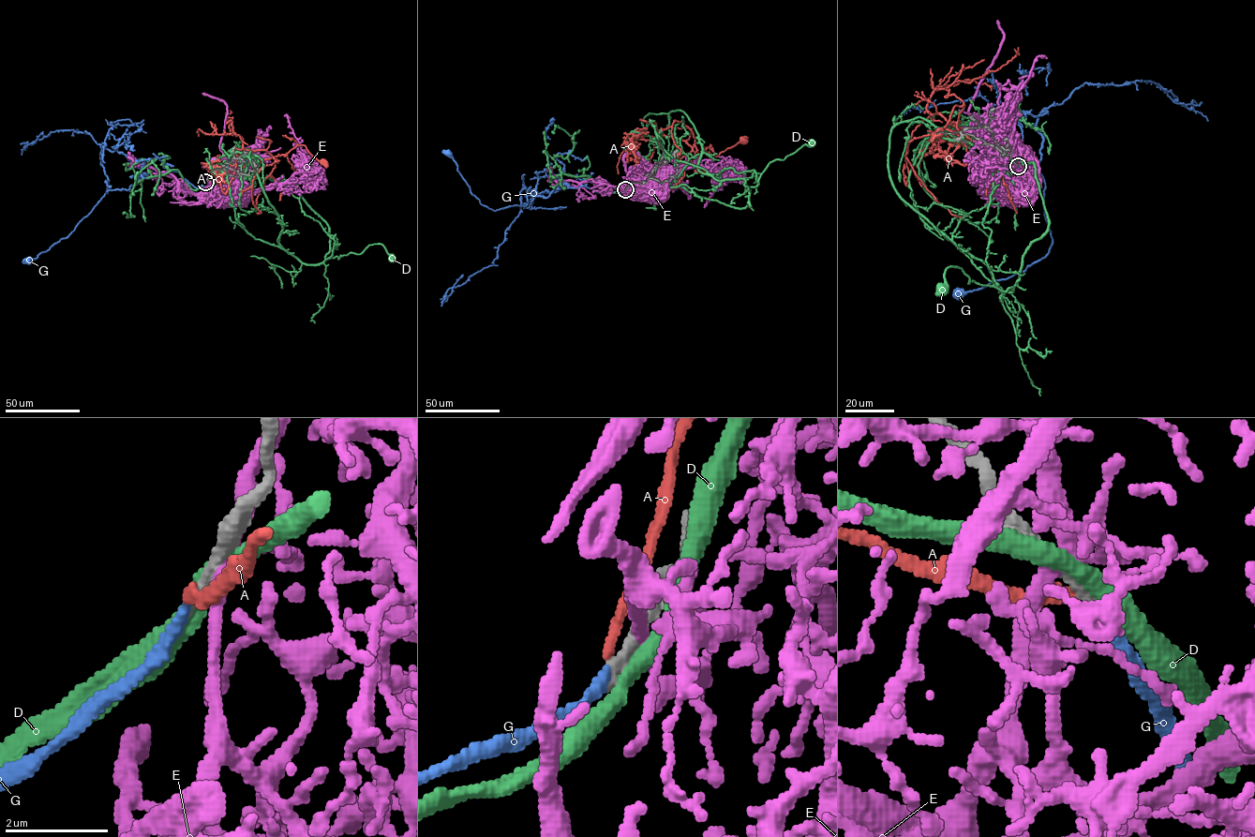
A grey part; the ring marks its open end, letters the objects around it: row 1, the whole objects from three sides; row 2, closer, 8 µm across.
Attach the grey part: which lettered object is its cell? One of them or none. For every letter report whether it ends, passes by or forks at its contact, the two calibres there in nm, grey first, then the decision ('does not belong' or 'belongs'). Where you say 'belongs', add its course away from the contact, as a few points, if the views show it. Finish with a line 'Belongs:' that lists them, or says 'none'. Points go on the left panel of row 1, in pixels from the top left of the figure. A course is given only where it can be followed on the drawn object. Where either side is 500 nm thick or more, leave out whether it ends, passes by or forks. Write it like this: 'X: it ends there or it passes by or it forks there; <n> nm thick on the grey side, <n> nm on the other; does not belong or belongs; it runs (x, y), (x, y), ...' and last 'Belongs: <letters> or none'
A: it ends there; 240 nm thick on the grey side, 220 nm on the other; does not belong
D: it passes by; 300 nm thick on the grey side, 360 nm on the other; does not belong
E: it forks there; 280 nm thick on the grey side, 220 nm on the other; does not belong
G: it ends there; 220 nm thick on the grey side, 240 nm on the other; belongs; it runs (205, 182), (195, 187), (171, 171), (140, 175), (127, 190), (107, 193), (107, 186), (67, 238), (28, 261)
Belongs: G

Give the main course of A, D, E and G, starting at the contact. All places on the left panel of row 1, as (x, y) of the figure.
A: (205, 182), (248, 164), (285, 155), (297, 144), (304, 145), (322, 162)
D: (206, 181), (241, 171), (290, 181), (329, 227), (326, 260), (360, 254), (375, 244), (392, 257)
E: (206, 181), (206, 186), (216, 192), (255, 193), (297, 173), (306, 159), (284, 116)
G: (205, 182), (195, 187), (171, 171), (140, 175), (127, 190), (107, 193), (107, 186), (67, 238), (28, 261)

